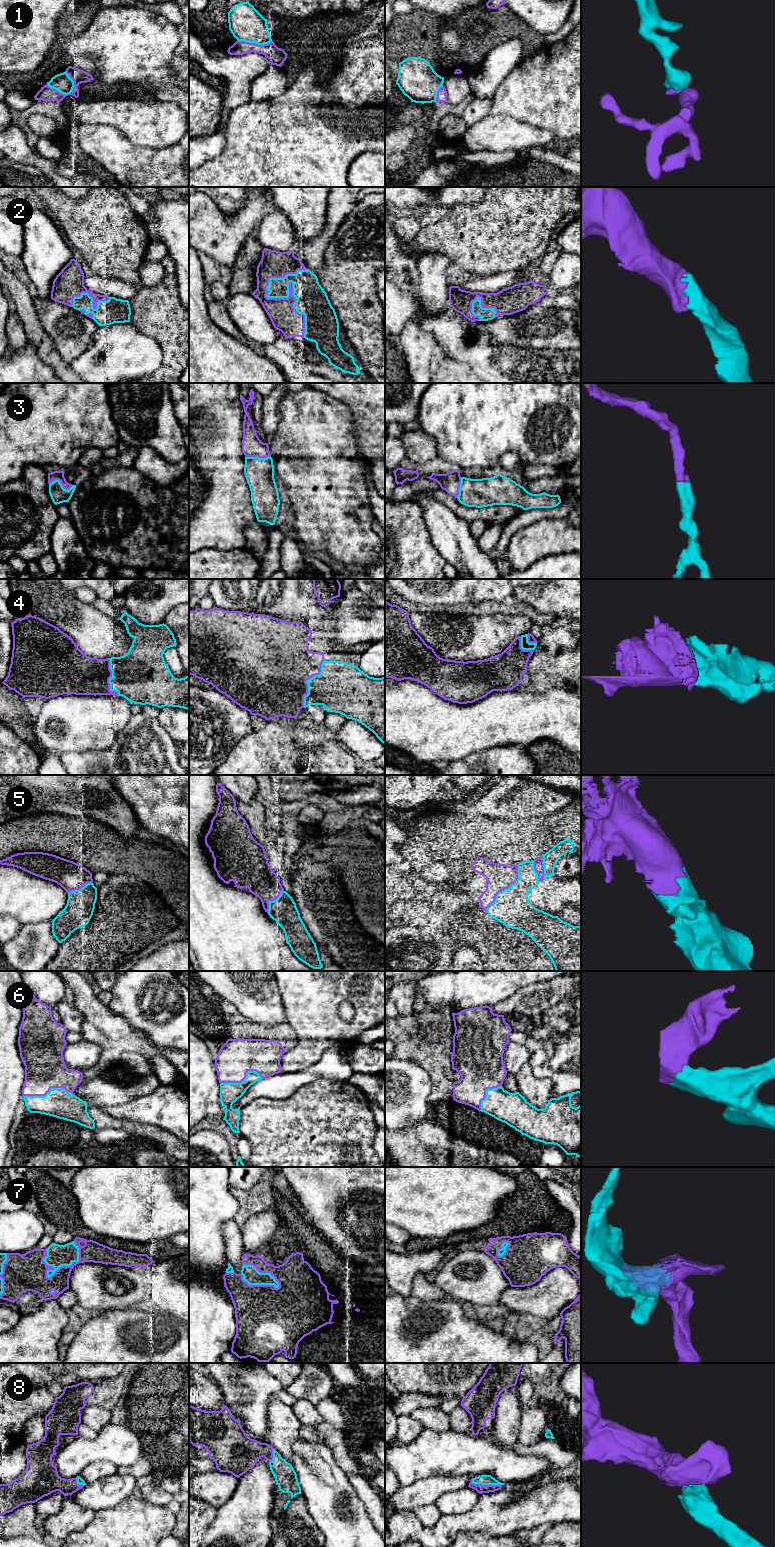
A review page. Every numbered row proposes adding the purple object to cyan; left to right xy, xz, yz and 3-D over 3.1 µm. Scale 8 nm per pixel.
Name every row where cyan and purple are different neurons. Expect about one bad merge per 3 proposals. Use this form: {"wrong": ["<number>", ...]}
{"wrong": ["1"]}

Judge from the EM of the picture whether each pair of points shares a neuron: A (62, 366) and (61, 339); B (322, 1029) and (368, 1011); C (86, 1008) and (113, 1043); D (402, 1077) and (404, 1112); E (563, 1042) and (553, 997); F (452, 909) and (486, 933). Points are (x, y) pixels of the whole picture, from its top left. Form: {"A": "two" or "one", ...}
{"A": "two", "B": "one", "C": "one", "D": "one", "E": "two", "F": "one"}

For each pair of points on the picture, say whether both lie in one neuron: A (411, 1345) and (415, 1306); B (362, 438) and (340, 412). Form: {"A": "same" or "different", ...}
{"A": "same", "B": "different"}

